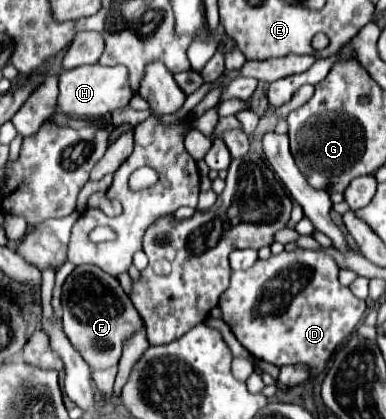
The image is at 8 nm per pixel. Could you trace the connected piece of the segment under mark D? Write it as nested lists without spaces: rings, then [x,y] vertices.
[[[295,249],[257,261],[251,269],[231,273],[231,283],[219,299],[221,319],[255,359],[277,367],[307,363],[317,375],[367,307],[339,283],[337,275],[337,263],[321,251]]]

